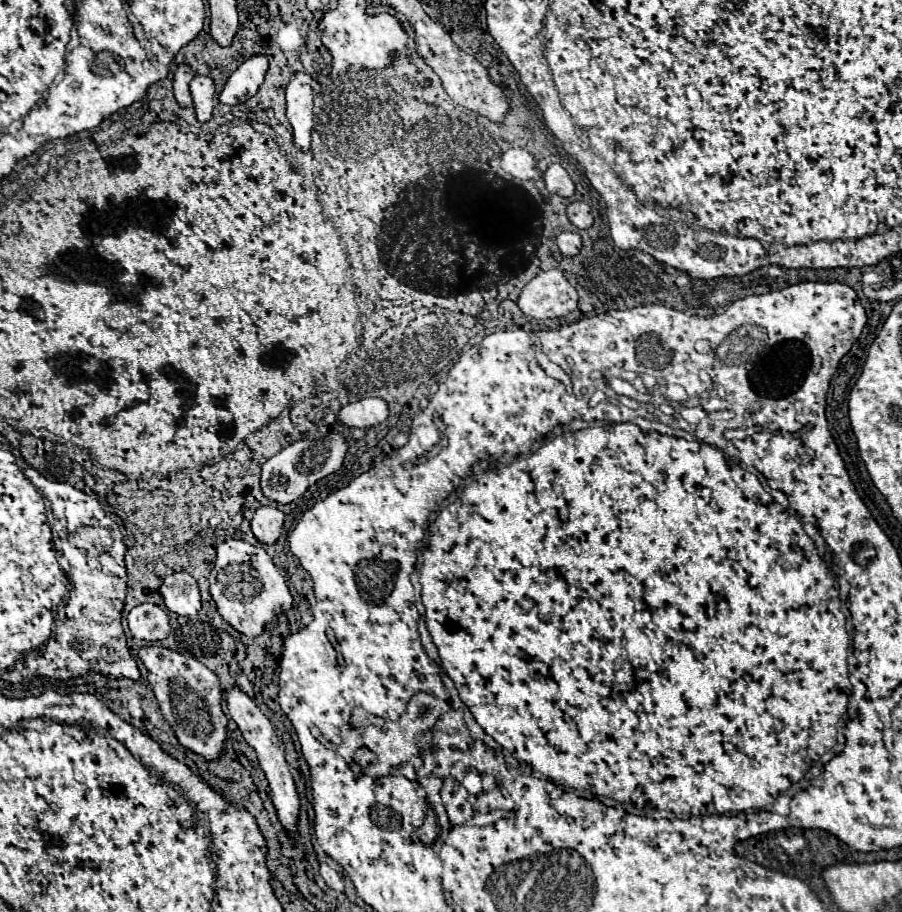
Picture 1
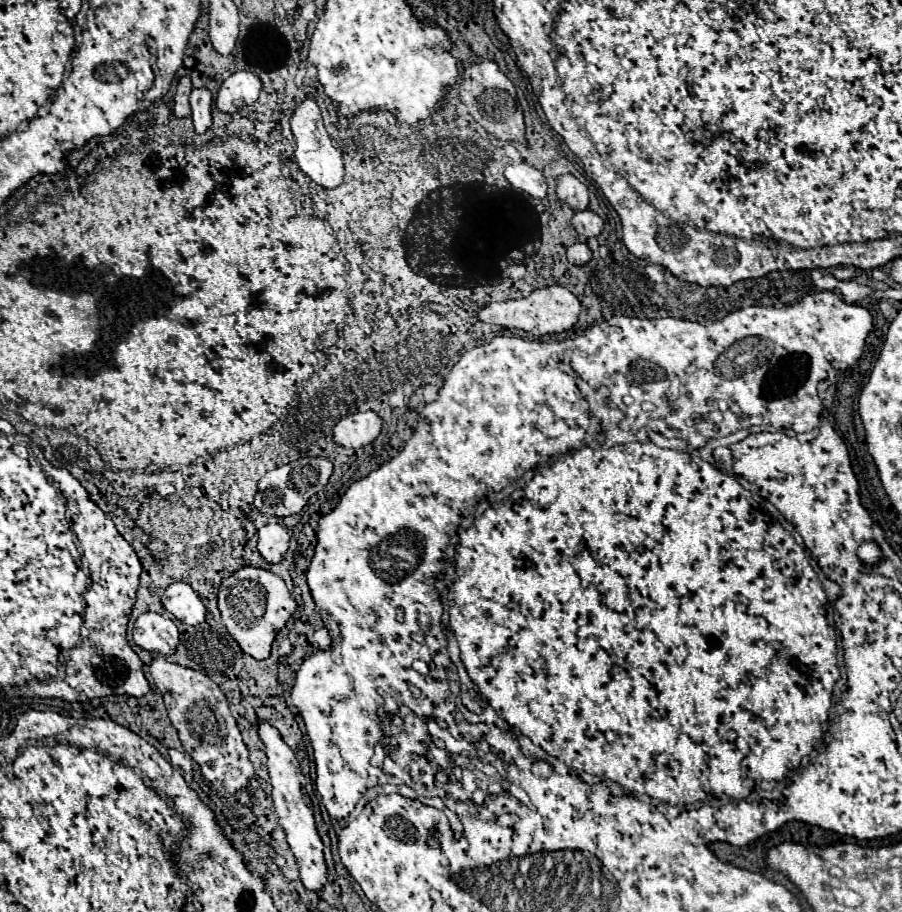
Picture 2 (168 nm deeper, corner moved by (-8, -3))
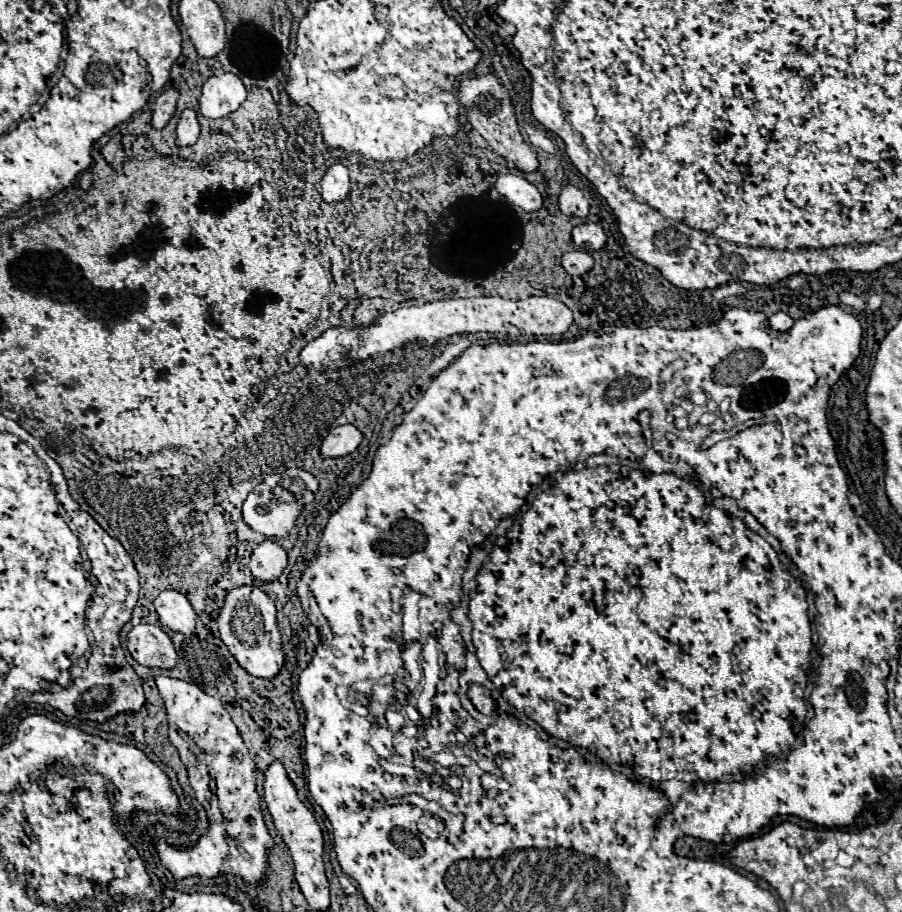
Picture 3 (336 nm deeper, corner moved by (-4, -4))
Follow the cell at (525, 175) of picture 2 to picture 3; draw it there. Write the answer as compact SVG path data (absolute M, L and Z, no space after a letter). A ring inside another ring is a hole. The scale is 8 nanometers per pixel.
M514 172L500 174L494 186L514 206L520 206L526 212L534 212L542 206L542 194L538 192L538 188L520 174L514 174Z

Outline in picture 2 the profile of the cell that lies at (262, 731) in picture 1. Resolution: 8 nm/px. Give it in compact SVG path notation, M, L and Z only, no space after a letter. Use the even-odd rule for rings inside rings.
M258 723L258 733L266 745L268 775L270 775L270 783L272 783L272 801L276 807L276 815L278 815L278 821L280 821L284 833L286 833L286 841L298 861L300 879L306 889L320 891L326 885L326 863L324 863L324 853L322 853L322 839L316 831L316 823L314 823L312 801L304 789L306 779L300 771L300 765L298 765L294 751L282 741L280 733L272 725Z

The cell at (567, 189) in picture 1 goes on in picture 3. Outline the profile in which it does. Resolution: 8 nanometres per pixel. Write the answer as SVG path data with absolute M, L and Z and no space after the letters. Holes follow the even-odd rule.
M564 186L560 190L560 198L558 198L558 204L560 204L560 210L562 214L568 214L568 216L580 216L580 218L586 218L589 214L589 202L584 196L582 190L578 190L576 186Z

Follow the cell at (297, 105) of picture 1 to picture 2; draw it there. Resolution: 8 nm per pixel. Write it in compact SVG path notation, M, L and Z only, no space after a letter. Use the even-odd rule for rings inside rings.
M306 97L294 111L292 119L290 119L290 125L292 125L292 133L296 137L296 161L298 161L298 167L314 181L318 183L320 187L324 189L334 189L338 185L342 185L342 179L344 179L344 161L342 161L342 153L332 145L332 139L328 137L326 129L324 129L324 123L322 123L322 115L320 115L320 109L314 101L314 97Z

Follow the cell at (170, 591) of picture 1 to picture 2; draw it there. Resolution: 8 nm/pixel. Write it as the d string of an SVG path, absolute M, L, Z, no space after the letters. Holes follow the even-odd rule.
M172 583L162 595L164 609L178 621L186 625L200 625L204 621L206 609L196 595L196 591L188 583Z

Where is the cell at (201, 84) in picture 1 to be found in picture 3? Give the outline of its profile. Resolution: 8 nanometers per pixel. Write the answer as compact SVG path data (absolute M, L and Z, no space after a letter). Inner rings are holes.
M186 108L180 114L178 120L178 128L176 128L176 142L178 146L190 146L198 140L200 134L200 122L198 122L198 114L194 108Z

